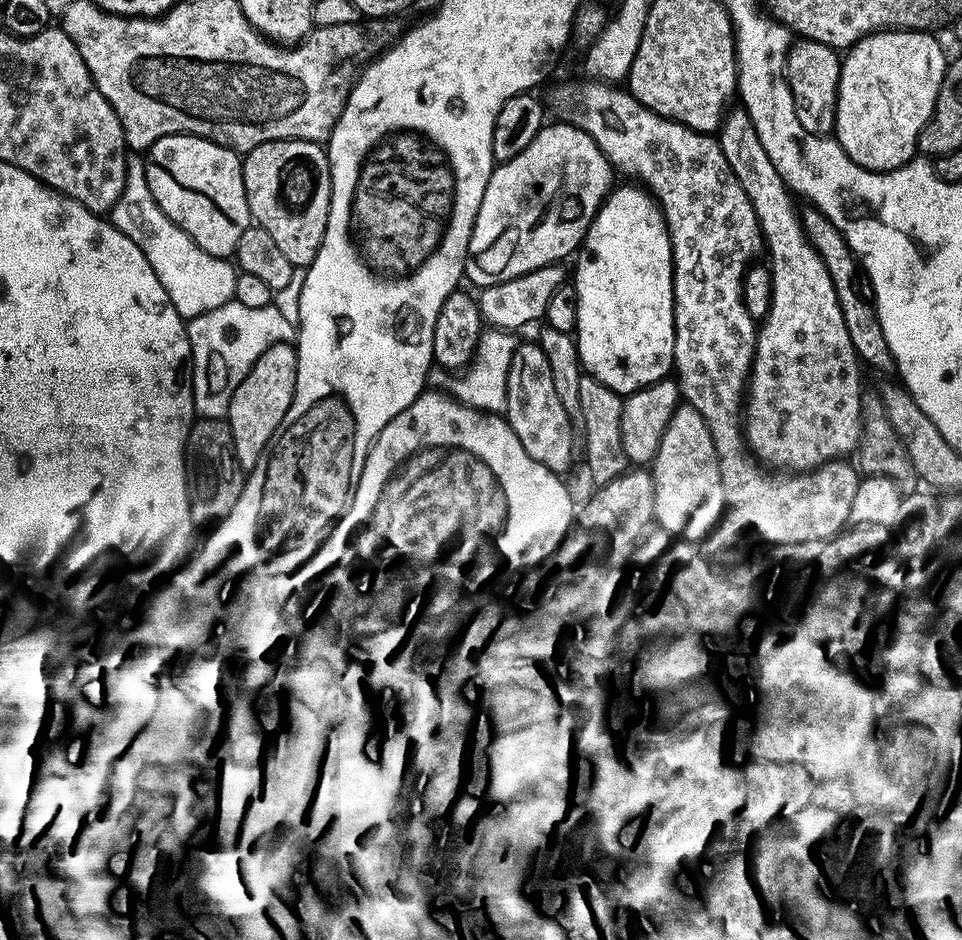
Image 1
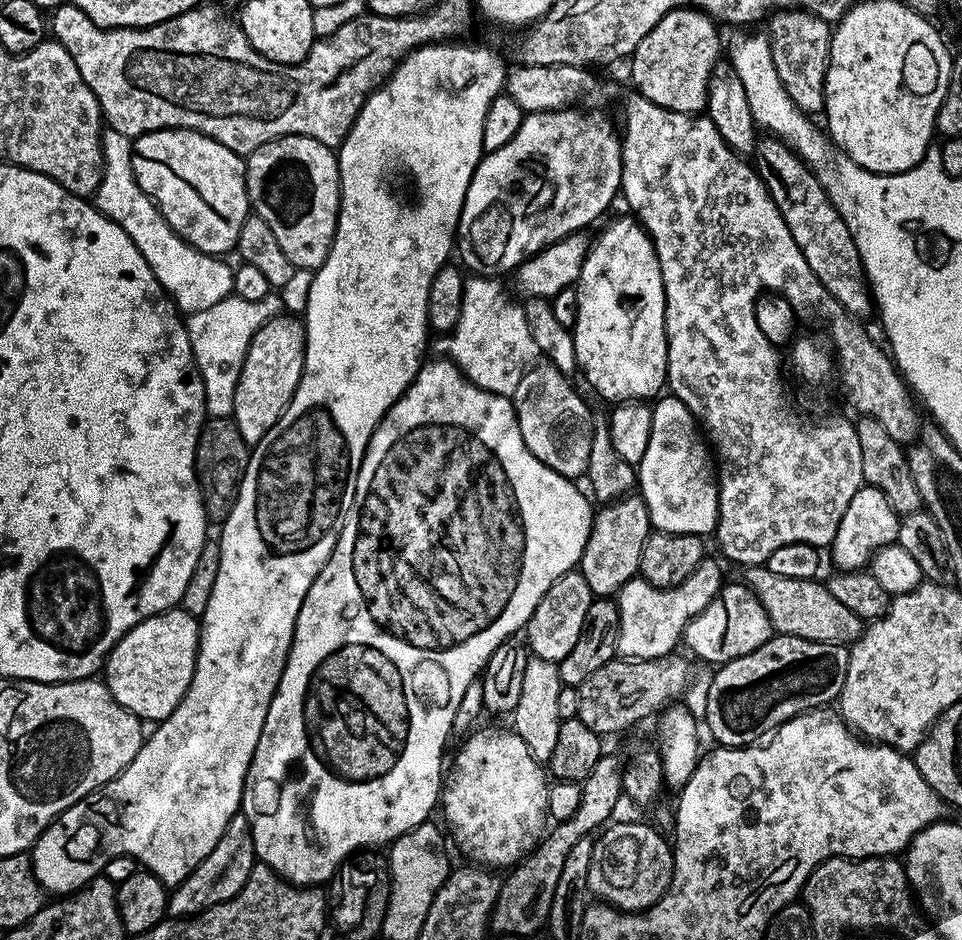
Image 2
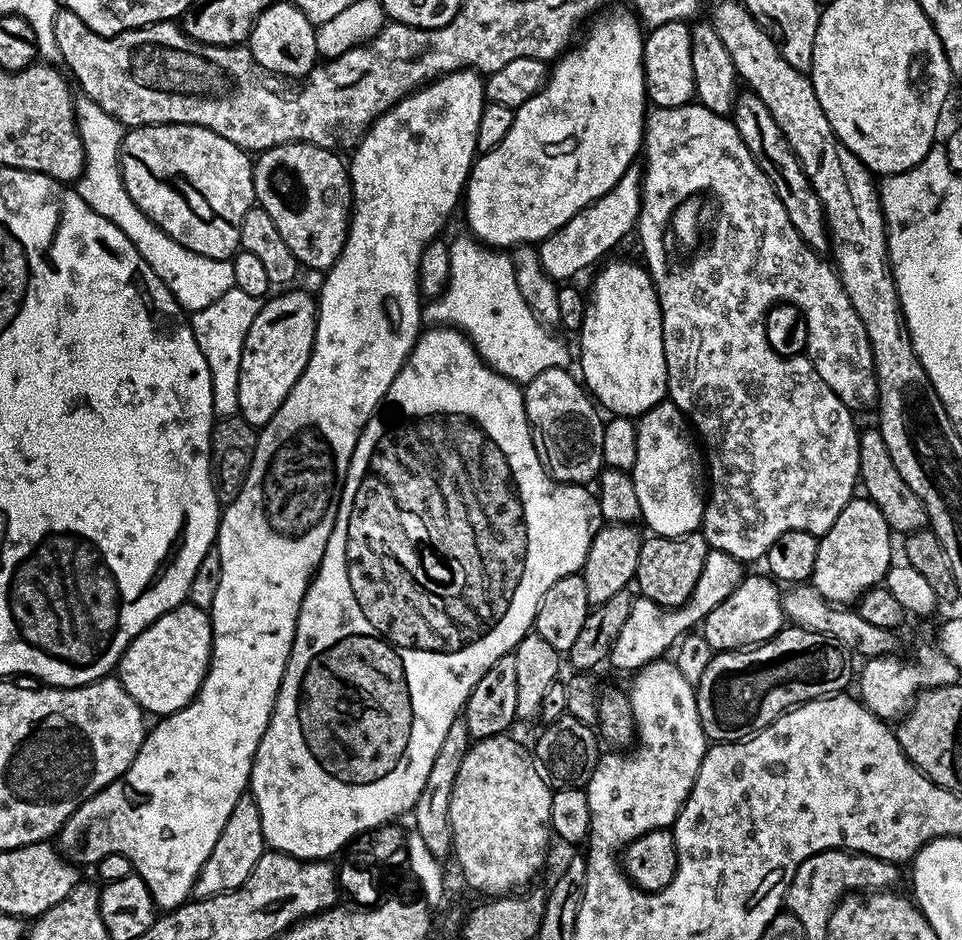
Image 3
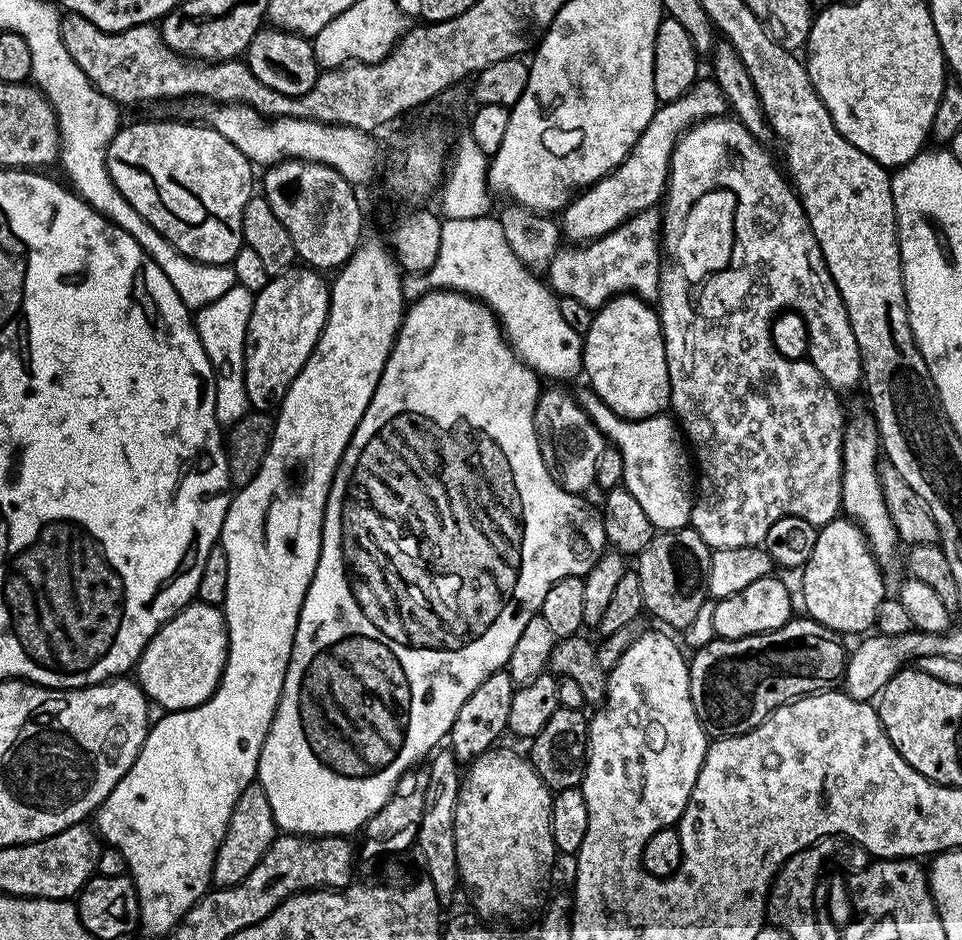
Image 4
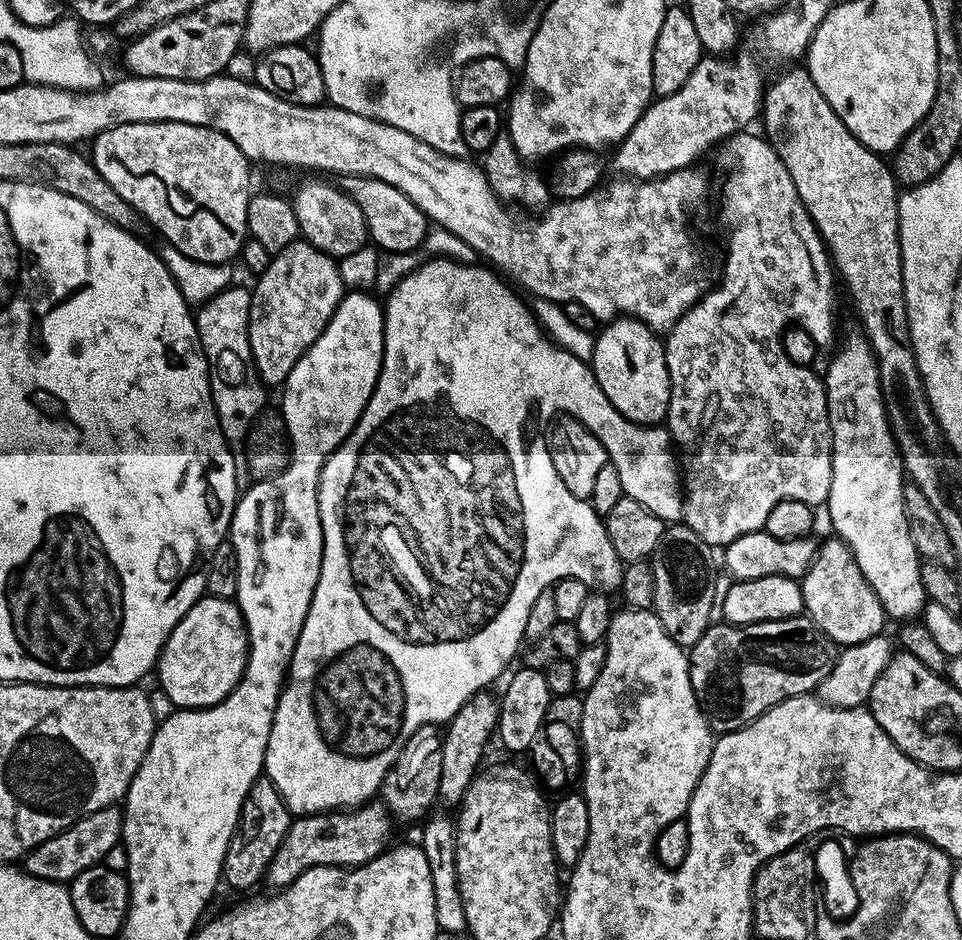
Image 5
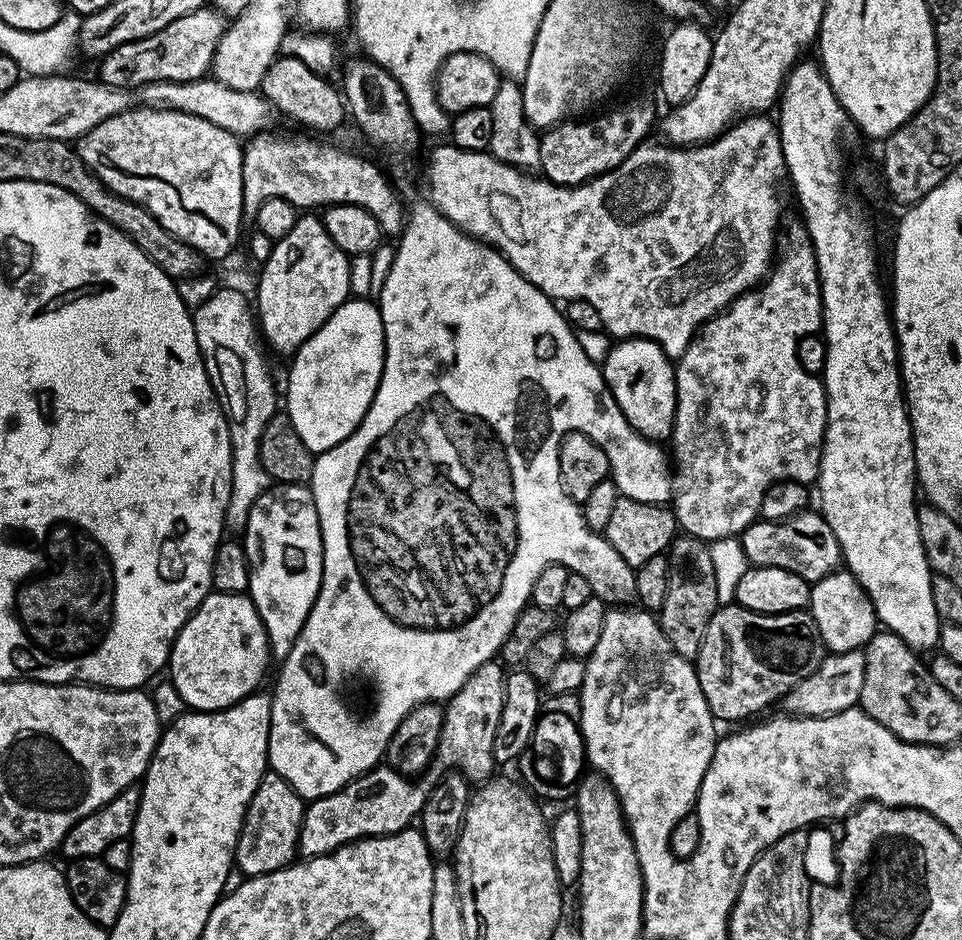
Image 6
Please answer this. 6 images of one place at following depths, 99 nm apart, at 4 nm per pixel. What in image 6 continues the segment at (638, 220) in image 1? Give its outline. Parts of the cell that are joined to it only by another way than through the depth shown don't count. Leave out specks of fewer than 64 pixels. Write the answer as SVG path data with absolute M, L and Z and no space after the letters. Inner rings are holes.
M624 338L613 343L602 371L626 422L647 440L667 441L676 417L676 370L669 356L653 340Z

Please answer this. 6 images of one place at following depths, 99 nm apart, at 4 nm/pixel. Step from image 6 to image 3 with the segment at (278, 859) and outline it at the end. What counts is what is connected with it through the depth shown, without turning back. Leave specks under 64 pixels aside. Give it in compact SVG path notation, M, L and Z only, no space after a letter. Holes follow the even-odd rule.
M251 794L242 795L238 802L234 802L234 810L230 810L230 818L226 818L226 826L222 826L218 842L214 842L214 850L210 850L210 858L206 858L200 867L200 873L192 887L192 896L197 900L205 900L240 888L265 850L266 834L262 830L262 818L258 814L256 799Z

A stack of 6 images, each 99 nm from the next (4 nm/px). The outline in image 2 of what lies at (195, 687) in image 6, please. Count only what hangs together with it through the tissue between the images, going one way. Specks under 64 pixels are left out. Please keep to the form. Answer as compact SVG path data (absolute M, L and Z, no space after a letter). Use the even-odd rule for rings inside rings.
M177 606L156 616L146 618L134 626L115 644L108 653L108 659L102 669L102 679L108 685L110 694L123 708L140 717L141 721L159 722L179 706L192 681L196 655L200 652L201 621Z

